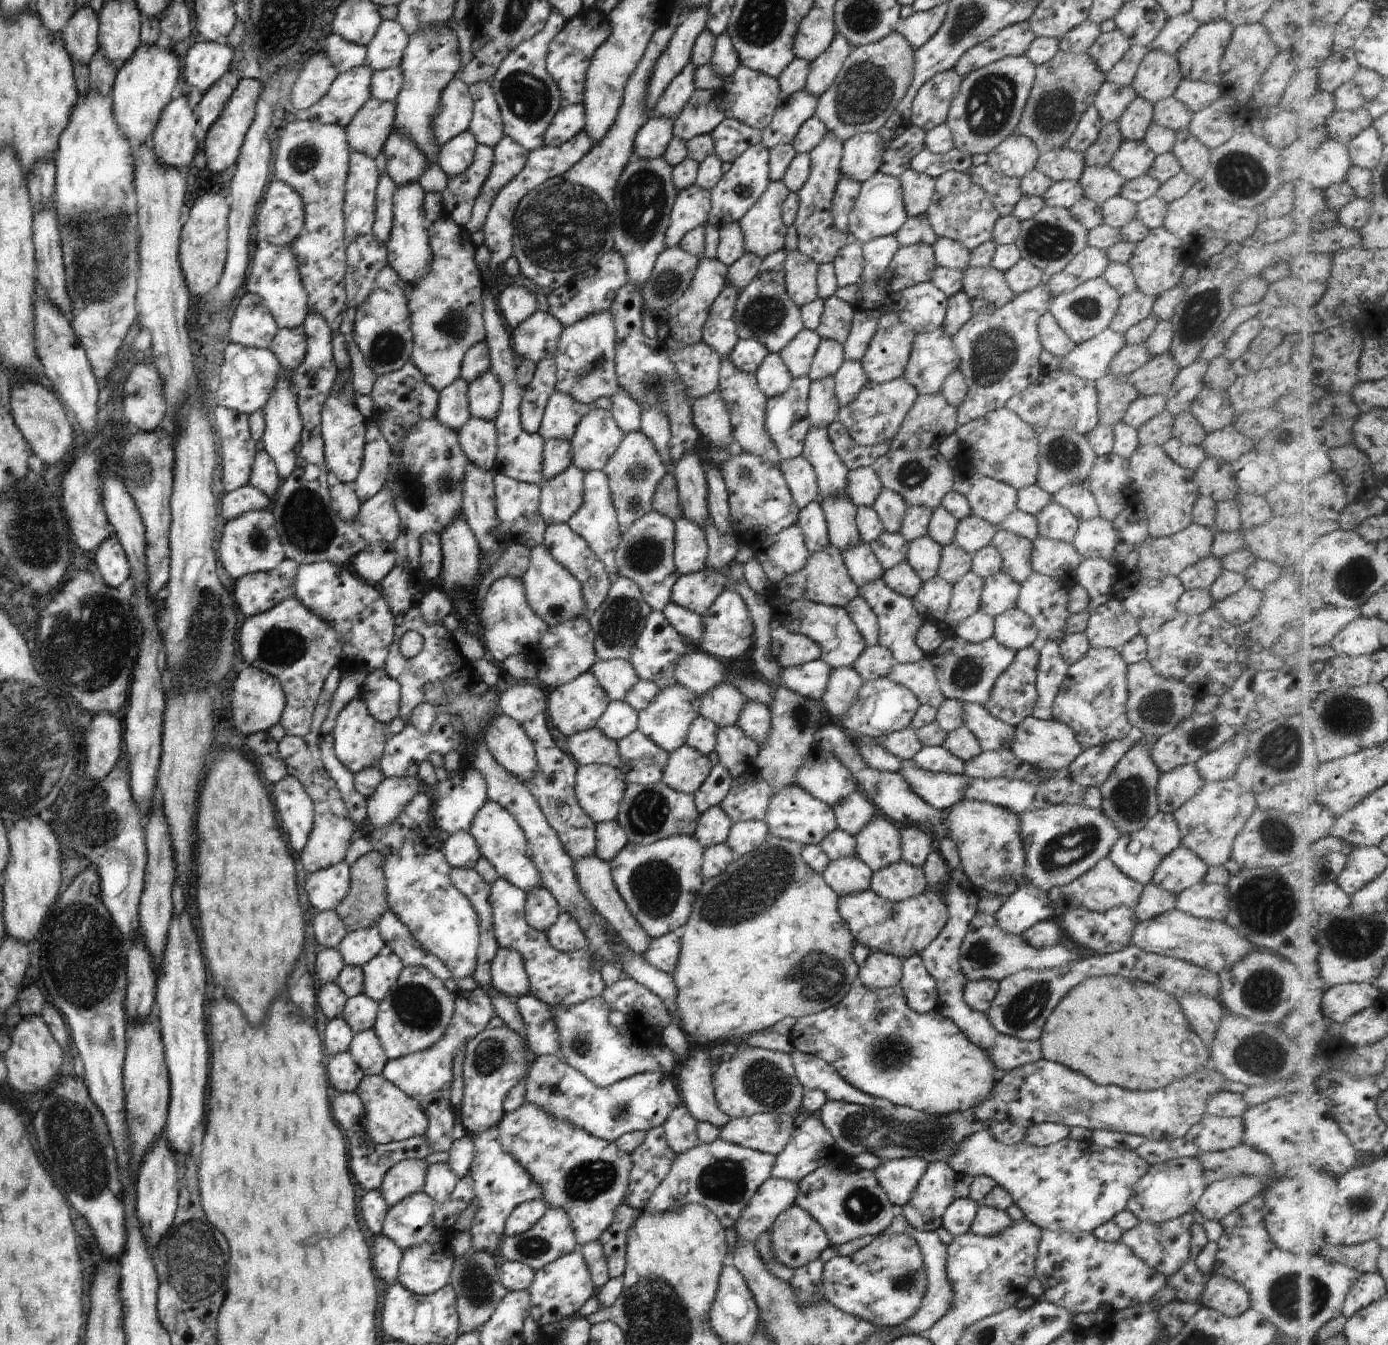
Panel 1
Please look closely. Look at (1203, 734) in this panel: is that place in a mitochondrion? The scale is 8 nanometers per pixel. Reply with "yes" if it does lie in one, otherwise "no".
yes

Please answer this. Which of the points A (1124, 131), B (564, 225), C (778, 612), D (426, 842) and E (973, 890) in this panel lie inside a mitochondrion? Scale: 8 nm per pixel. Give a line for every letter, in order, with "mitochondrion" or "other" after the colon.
A: other
B: mitochondrion
C: other
D: other
E: other

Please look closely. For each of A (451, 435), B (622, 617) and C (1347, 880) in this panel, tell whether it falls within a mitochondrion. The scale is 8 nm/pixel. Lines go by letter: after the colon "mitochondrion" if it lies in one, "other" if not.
A: other
B: mitochondrion
C: other

